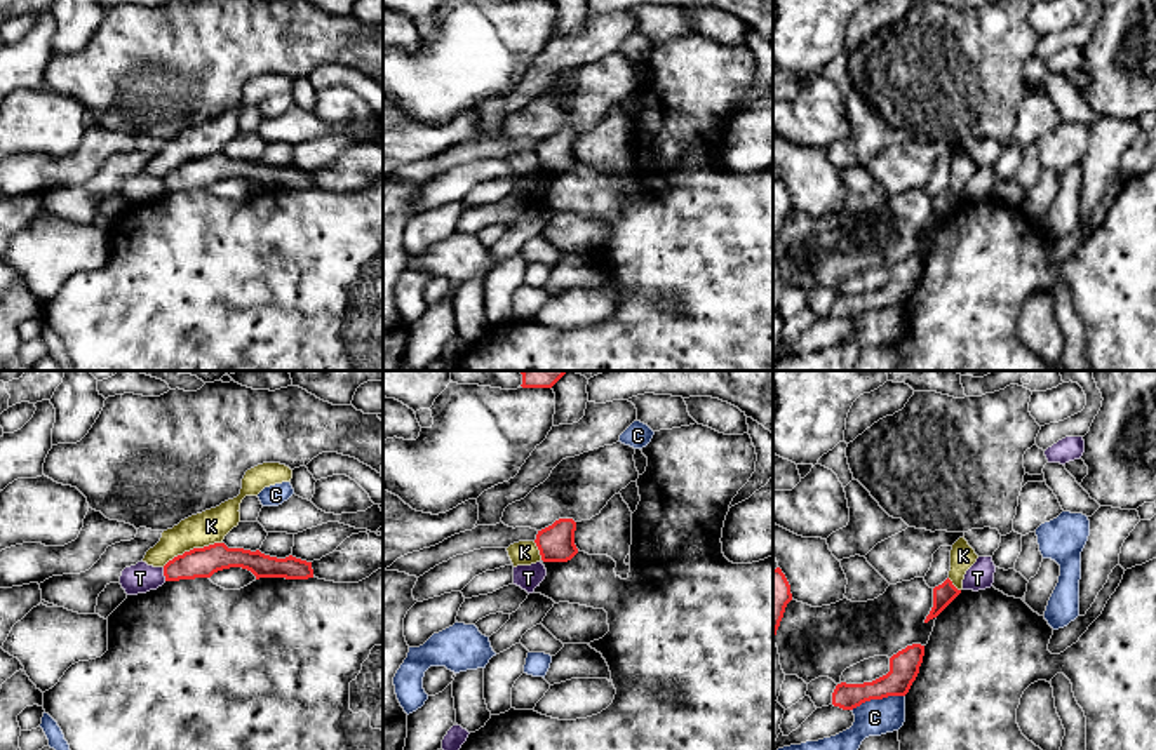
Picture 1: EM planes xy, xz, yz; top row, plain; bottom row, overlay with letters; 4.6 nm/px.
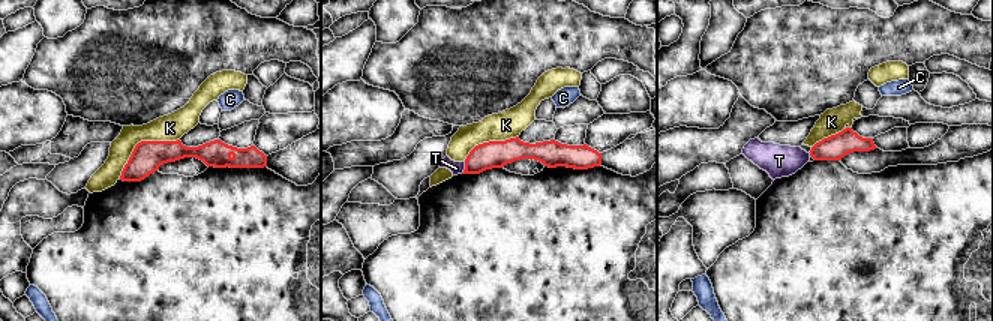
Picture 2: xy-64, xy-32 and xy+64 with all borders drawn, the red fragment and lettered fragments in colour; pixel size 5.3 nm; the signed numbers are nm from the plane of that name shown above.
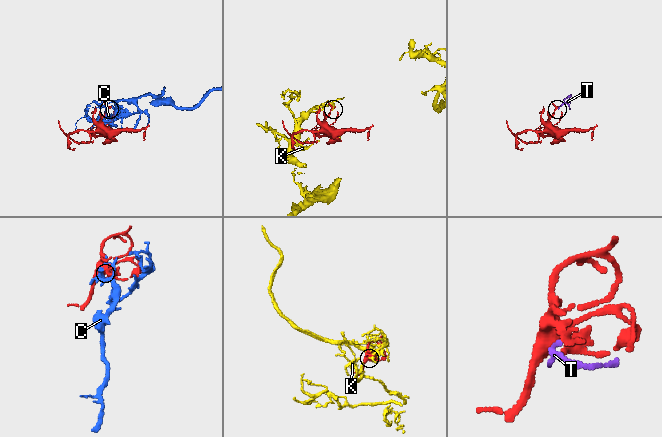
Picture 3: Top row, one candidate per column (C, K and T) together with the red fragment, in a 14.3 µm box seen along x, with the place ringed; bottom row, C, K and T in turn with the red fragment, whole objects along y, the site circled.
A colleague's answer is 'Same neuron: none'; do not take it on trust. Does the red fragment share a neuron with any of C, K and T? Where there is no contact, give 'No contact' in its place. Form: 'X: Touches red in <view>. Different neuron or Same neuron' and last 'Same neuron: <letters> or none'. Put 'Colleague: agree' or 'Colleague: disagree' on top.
Colleague: agree
C: Touches red in yz. Different neuron
K: Touches red in xy. Different neuron
T: Touches red in xy. Different neuron
Same neuron: none

